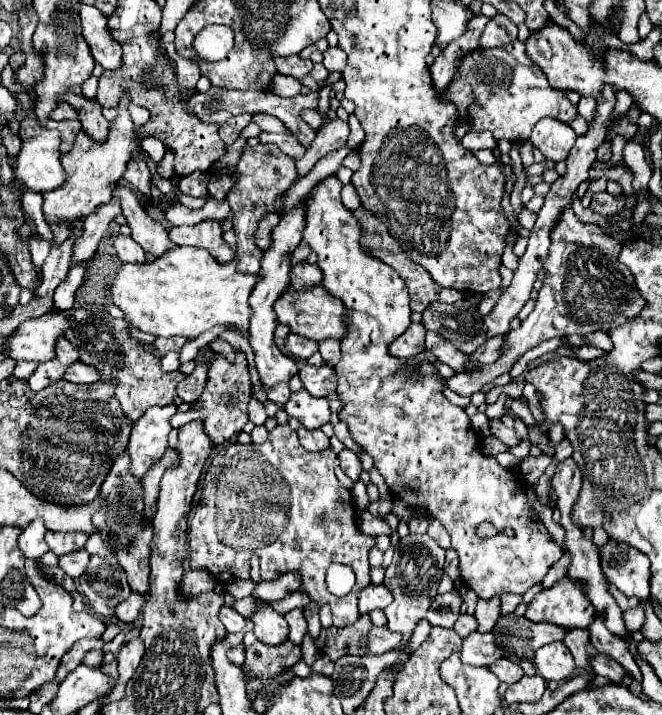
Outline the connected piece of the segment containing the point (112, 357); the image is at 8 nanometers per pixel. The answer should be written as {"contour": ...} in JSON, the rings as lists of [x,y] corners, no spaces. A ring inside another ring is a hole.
{"contour":[[[70,309],[68,317],[74,317],[76,323],[66,331],[66,339],[78,349],[80,361],[94,365],[102,373],[102,381],[116,381],[116,399],[120,401],[124,413],[136,421],[152,405],[170,405],[178,397],[176,385],[186,377],[180,371],[166,373],[160,367],[158,353],[154,349],[140,347],[128,333],[128,327],[122,319],[110,317],[100,309]]]}

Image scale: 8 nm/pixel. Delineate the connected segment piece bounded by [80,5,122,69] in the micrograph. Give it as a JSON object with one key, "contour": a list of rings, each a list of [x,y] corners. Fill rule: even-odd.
{"contour":[[[82,5],[80,21],[84,39],[88,41],[96,63],[100,63],[104,69],[118,69],[122,65],[122,47],[112,41],[106,27],[106,17],[98,9]]]}

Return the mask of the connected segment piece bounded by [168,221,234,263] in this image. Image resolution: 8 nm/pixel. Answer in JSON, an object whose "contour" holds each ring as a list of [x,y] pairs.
{"contour":[[[200,221],[192,227],[172,227],[168,235],[176,245],[192,245],[210,251],[220,263],[232,261],[234,257],[234,249],[222,239],[222,227],[218,221]]]}

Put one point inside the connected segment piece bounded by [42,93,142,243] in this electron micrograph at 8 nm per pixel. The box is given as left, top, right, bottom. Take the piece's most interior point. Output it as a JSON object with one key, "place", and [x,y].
{"place":[94,167]}

